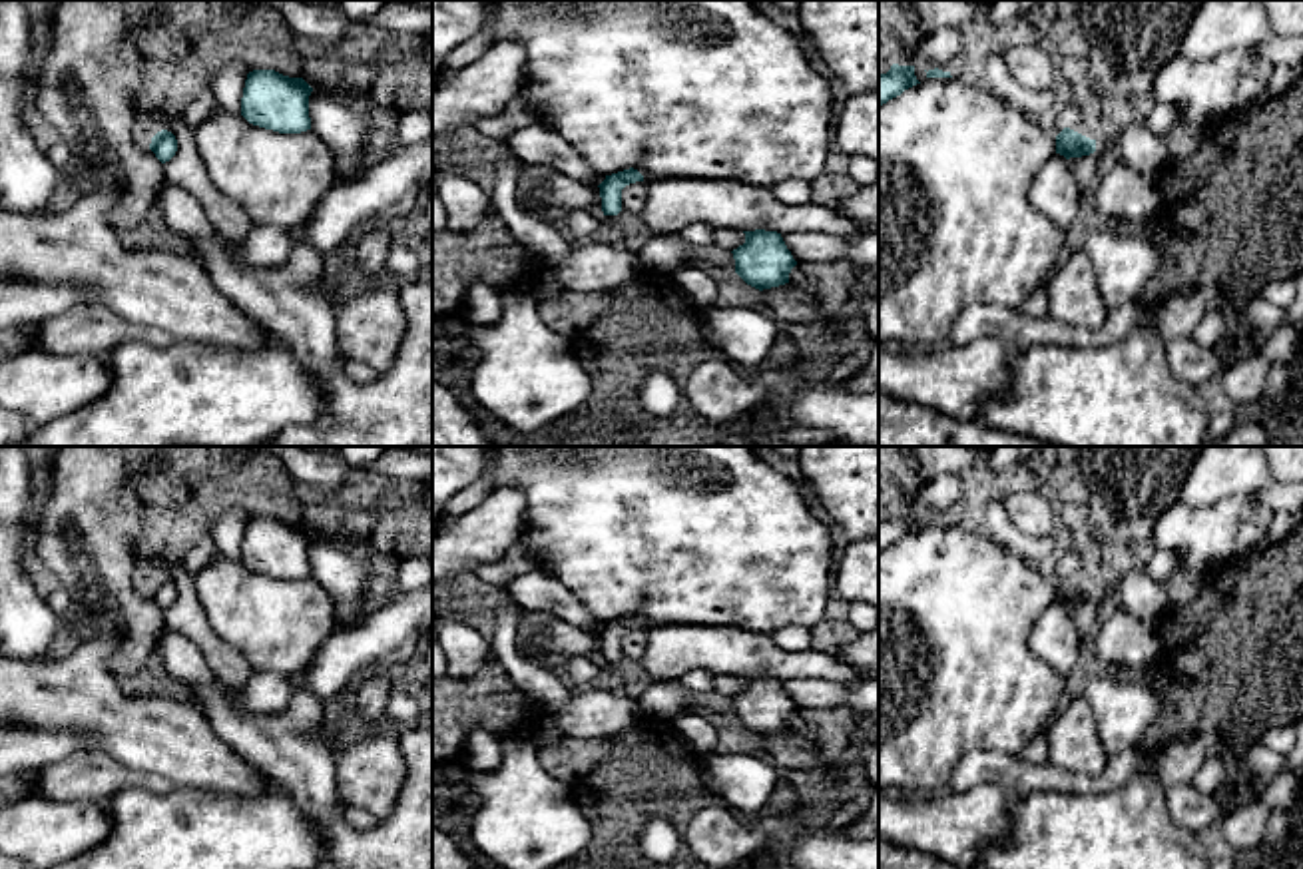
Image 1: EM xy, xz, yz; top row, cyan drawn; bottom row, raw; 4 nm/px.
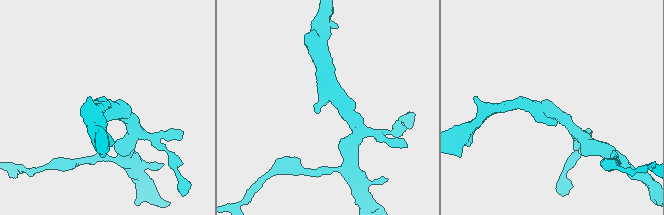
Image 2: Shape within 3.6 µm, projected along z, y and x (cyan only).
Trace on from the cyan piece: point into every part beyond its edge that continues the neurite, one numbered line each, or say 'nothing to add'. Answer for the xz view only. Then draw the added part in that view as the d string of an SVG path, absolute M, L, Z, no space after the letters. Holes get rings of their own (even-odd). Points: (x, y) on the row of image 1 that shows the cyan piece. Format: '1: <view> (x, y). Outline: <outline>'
nothing to add

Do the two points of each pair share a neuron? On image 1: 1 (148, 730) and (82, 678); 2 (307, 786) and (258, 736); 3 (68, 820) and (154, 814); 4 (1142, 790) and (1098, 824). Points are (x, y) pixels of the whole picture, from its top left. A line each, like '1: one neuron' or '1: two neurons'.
1: one neuron
2: one neuron
3: two neurons
4: one neuron

